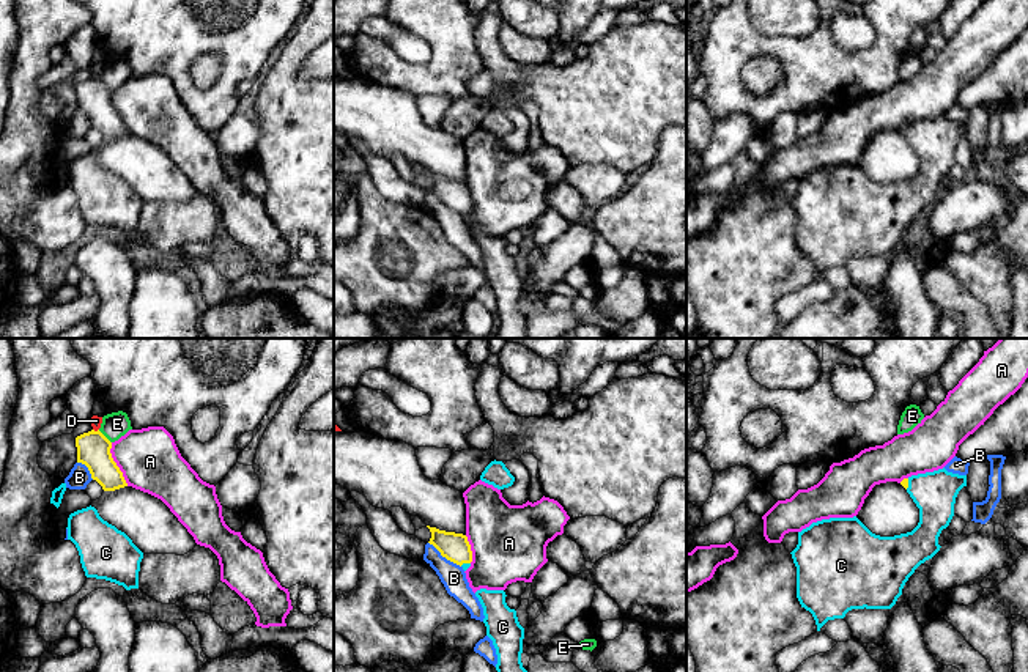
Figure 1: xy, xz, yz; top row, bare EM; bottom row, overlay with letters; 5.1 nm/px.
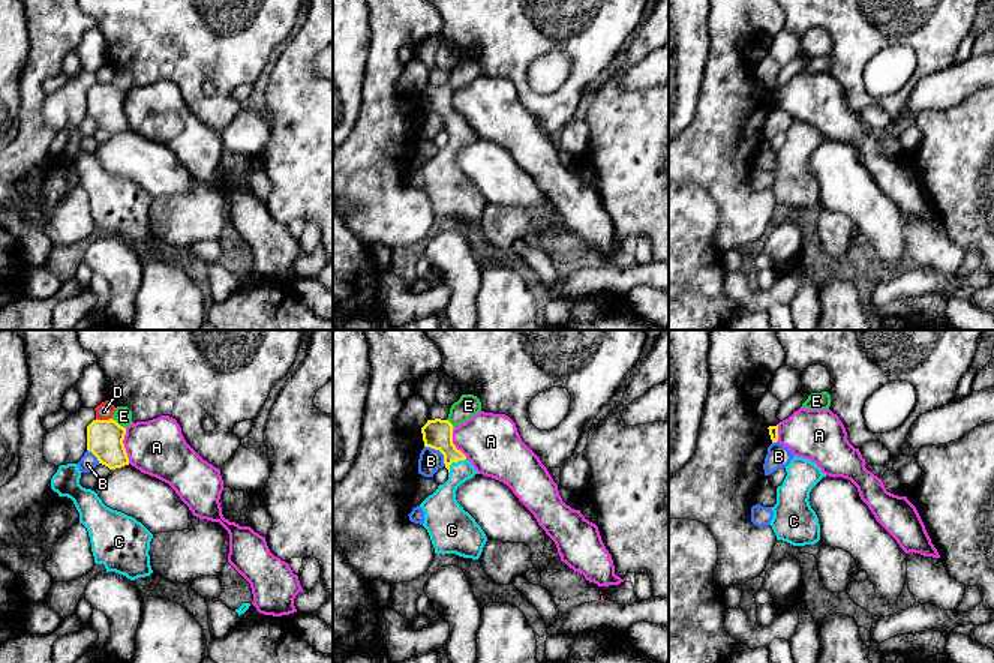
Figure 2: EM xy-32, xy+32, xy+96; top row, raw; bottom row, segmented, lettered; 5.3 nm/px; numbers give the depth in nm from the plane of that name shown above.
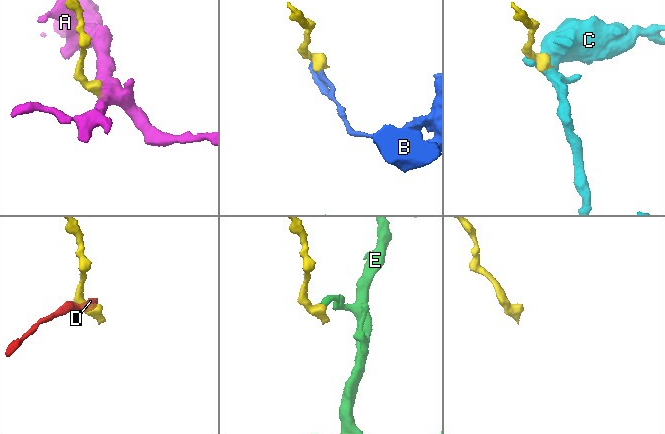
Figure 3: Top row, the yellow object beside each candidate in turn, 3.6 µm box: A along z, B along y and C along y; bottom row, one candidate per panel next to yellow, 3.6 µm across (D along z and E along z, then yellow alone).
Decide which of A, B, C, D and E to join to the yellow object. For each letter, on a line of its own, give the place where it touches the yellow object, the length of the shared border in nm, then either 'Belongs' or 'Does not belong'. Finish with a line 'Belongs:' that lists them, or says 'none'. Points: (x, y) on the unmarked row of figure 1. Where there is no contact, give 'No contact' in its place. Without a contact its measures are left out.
A: Touches yellow at xy (115, 112). Shared border 240 nm. Does not belong
B: Touches yellow at xz (444, 203). Shared border 220 nm. Does not belong
C: Touches yellow at yz (907, 131). Shared border 60 nm. Belongs
D: Touches yellow at xy (98, 77). Shared border 30 nm. Does not belong
E: Touches yellow at xy (104, 84). Shared border 100 nm. Does not belong
Belongs: C

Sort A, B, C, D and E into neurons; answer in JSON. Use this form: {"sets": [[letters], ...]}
{"sets": [["A"], ["B"], ["C"], ["D"], ["E"]]}

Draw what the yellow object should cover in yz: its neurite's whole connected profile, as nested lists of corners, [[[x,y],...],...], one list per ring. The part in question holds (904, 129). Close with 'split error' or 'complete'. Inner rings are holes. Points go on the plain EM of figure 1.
[[[943,115],[904,126],[900,132],[919,156],[919,170],[912,179],[880,184],[856,164],[822,167],[798,179],[798,192],[790,200],[797,214],[797,246],[812,261],[817,279],[852,257],[891,257],[915,217],[940,198],[938,184],[954,164],[956,145],[967,134],[967,123]]] | split error

